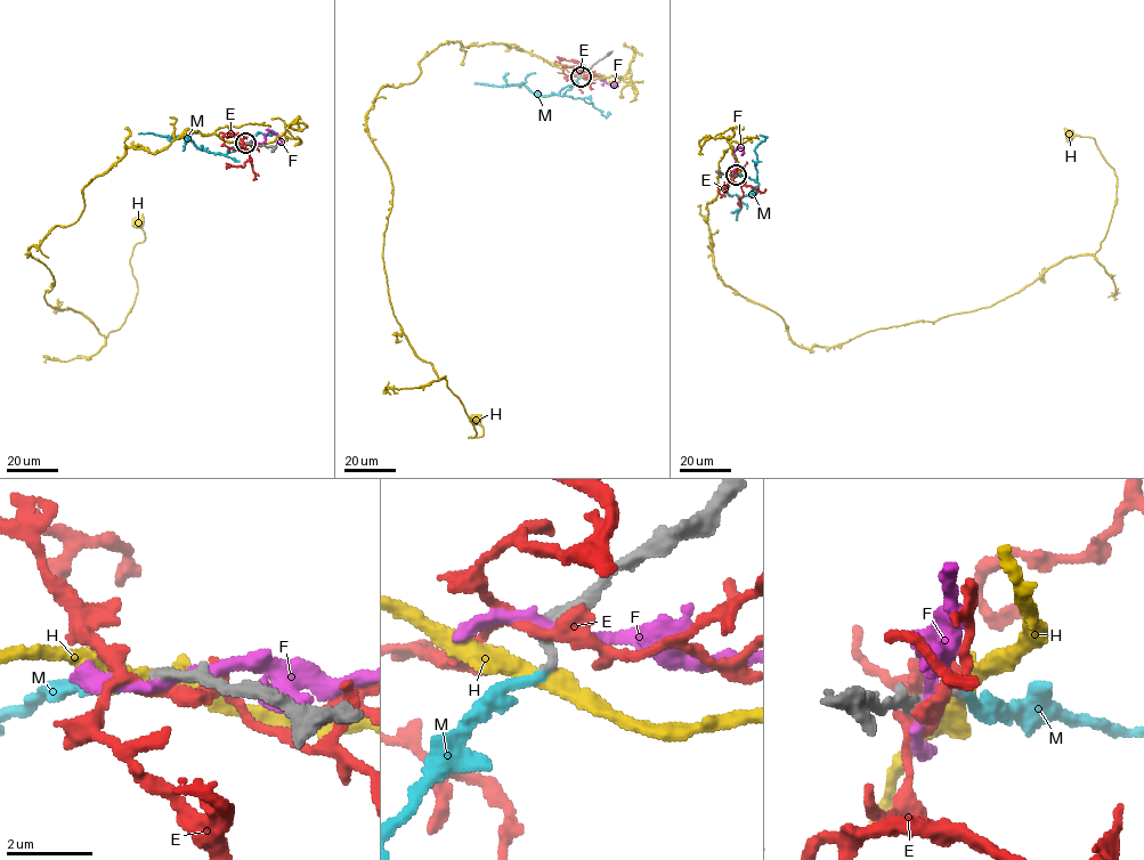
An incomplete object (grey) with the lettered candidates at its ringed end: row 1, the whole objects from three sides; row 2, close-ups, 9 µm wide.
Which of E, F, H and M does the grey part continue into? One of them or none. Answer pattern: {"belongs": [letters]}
{"belongs": ["M"]}

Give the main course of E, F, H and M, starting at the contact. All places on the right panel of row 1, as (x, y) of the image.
E: (735, 175), (735, 181), (728, 183), (723, 194), (719, 192), (719, 185), (716, 187)
F: (733, 175), (733, 153), (739, 147), (741, 155)
H: (736, 173), (707, 204), (717, 274), (795, 343), (840, 346), (992, 306), (1095, 253), (1117, 176), (1069, 136)
M: (736, 175), (755, 180), (759, 185), (755, 194), (739, 199), (736, 220)

